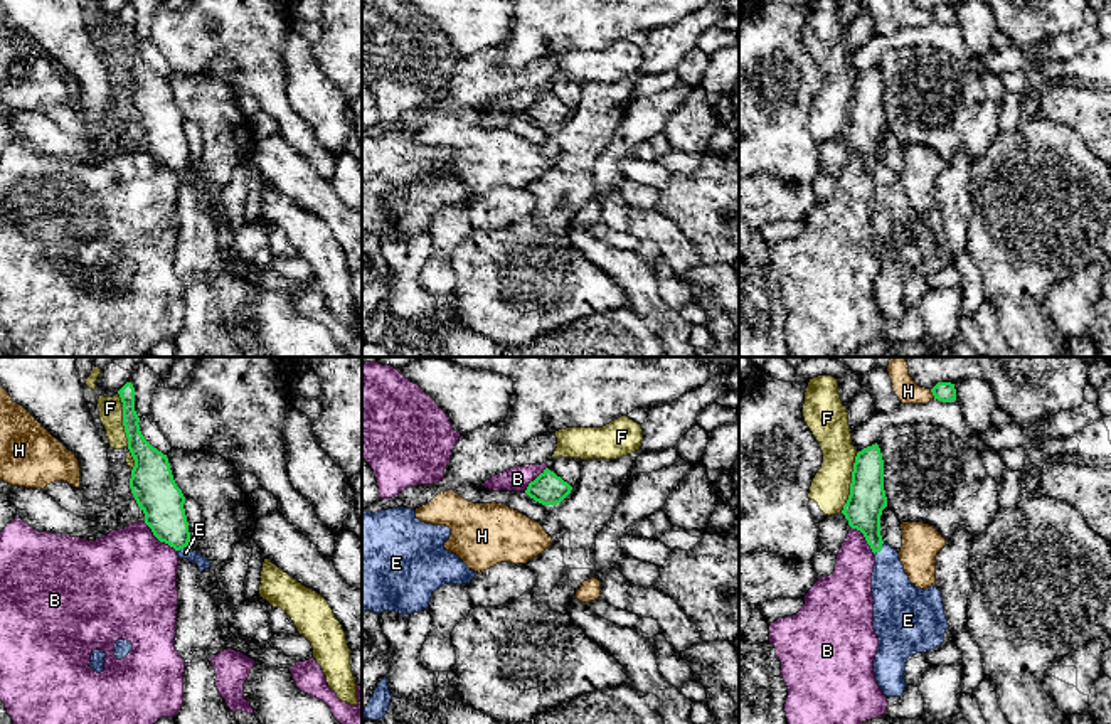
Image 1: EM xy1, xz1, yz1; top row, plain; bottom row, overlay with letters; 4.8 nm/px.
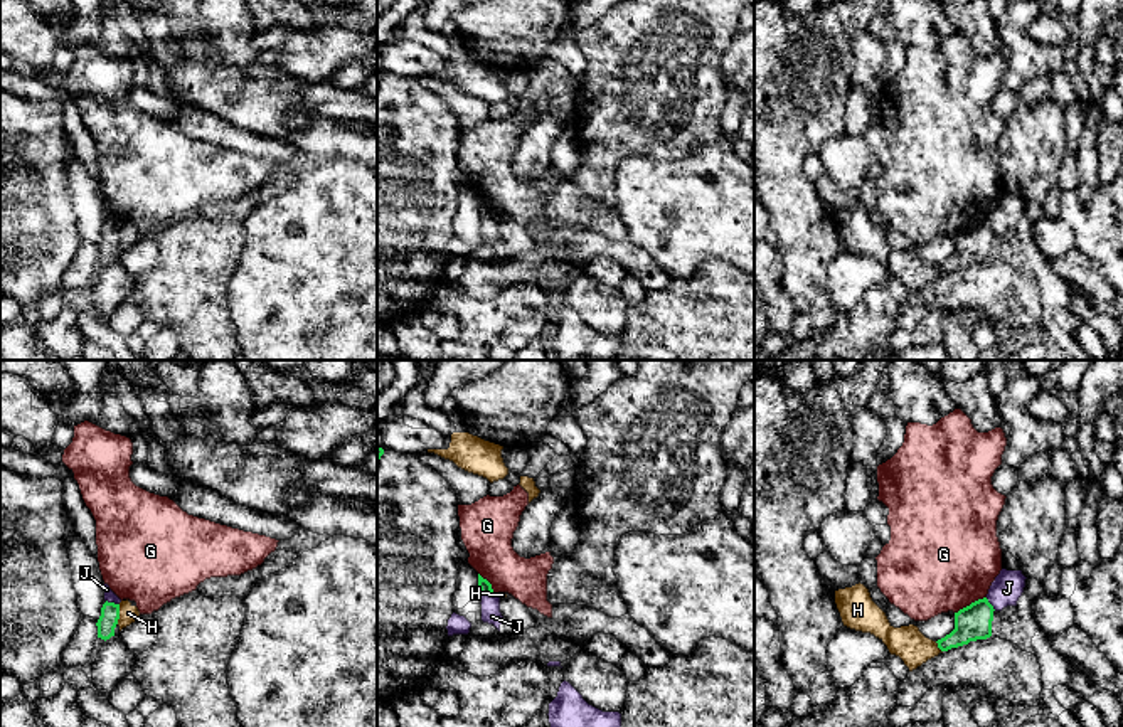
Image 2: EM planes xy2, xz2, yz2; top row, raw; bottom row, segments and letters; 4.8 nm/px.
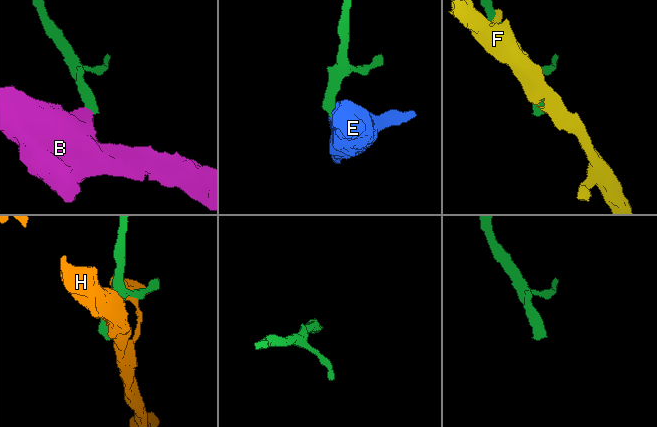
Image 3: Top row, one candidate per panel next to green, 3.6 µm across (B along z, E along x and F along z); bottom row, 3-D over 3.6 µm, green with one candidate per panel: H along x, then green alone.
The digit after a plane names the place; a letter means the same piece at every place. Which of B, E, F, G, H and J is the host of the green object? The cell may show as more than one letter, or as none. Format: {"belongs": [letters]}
{"belongs": ["E"]}

